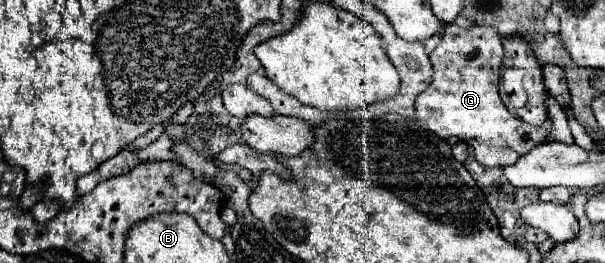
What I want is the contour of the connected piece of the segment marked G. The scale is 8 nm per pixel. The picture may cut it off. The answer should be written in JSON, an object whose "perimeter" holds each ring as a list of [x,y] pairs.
{"perimeter":[[[448,25],[442,41],[450,41],[450,49],[442,47],[442,45],[438,45],[434,49],[434,53],[429,57],[432,71],[434,71],[434,79],[432,79],[430,87],[416,99],[416,115],[420,121],[424,121],[428,125],[430,131],[440,135],[440,139],[458,137],[460,141],[468,143],[474,149],[476,161],[482,163],[484,167],[512,165],[512,163],[516,163],[516,159],[520,155],[526,155],[530,151],[530,147],[536,147],[540,143],[548,141],[550,131],[552,131],[552,117],[548,119],[548,123],[544,123],[544,127],[532,127],[532,125],[524,123],[522,119],[512,117],[500,99],[498,81],[500,81],[500,65],[502,65],[504,51],[502,51],[502,39],[496,29],[480,27],[480,25],[462,29],[458,25]]]}

